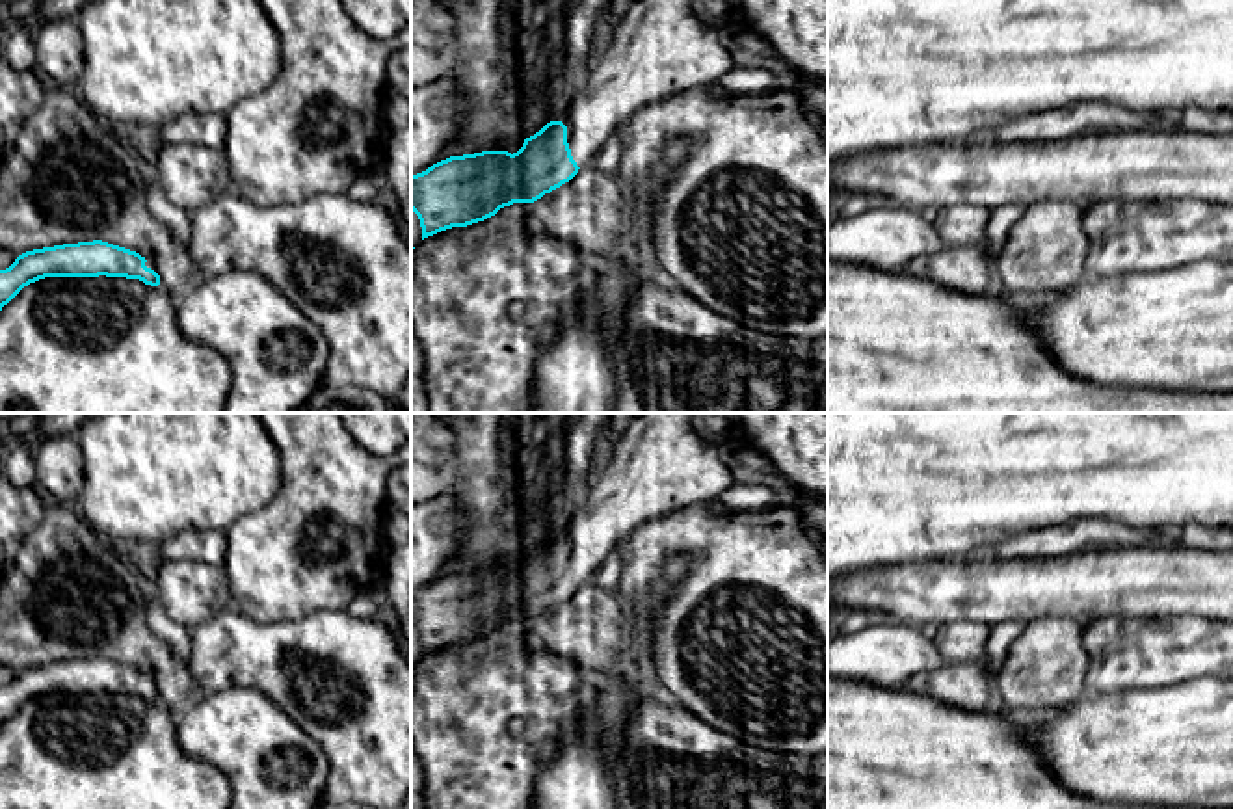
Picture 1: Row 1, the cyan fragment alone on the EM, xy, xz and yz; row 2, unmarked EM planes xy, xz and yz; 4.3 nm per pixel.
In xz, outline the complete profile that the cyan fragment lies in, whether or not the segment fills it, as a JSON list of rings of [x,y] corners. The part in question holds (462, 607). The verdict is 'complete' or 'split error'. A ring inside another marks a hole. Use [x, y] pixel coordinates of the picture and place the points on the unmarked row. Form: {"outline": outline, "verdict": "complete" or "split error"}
{"outline": [[[640,413],[621,430],[604,474],[573,517],[567,539],[550,537],[526,554],[517,569],[482,567],[450,573],[411,591],[411,627],[418,632],[422,656],[452,643],[467,643],[495,632],[513,619],[534,619],[588,584],[604,558],[643,521],[690,504],[718,500],[738,484],[692,430],[692,413]]], "verdict": "split error"}

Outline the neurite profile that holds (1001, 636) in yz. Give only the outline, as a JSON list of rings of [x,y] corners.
[[[1006,619],[989,629],[986,656],[982,662],[993,677],[999,675],[1004,656],[1008,655],[1014,640],[1025,630],[1025,627],[1025,621]]]

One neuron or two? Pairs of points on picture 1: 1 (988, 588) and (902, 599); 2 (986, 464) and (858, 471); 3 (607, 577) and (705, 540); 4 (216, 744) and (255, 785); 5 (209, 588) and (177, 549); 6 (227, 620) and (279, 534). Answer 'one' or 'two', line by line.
1: one
2: one
3: two
4: one
5: two
6: two

